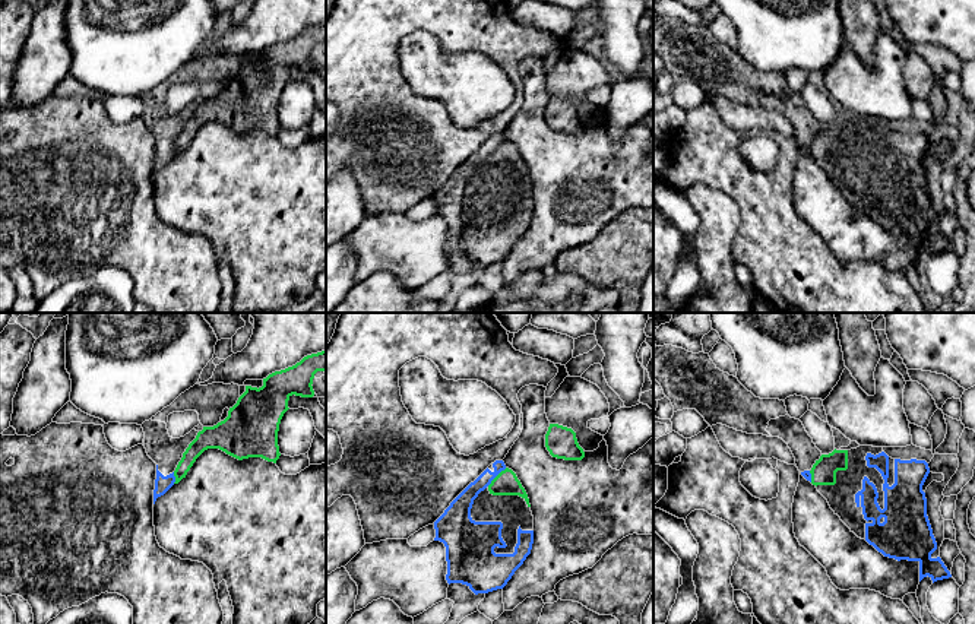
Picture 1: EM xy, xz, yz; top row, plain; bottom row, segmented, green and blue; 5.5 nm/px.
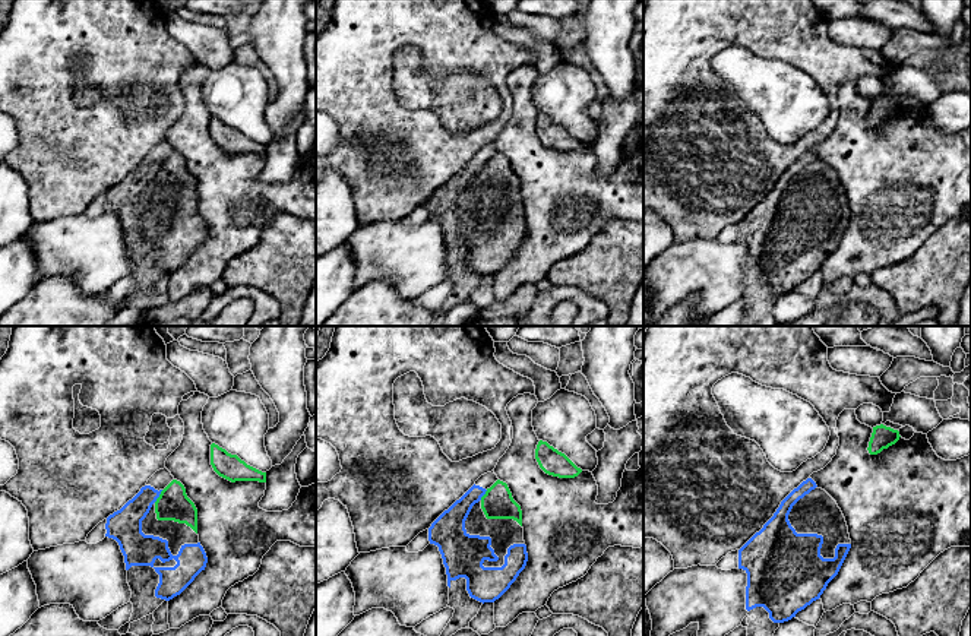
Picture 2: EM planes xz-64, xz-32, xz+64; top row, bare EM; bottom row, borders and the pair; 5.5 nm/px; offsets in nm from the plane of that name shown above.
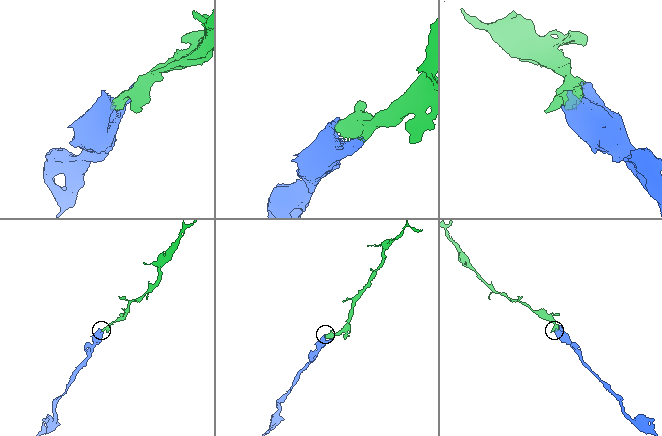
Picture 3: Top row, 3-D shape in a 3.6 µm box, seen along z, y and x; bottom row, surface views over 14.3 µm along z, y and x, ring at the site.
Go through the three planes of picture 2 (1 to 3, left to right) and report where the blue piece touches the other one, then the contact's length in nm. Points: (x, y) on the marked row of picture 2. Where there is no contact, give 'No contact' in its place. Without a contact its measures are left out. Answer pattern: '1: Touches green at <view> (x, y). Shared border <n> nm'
1: Touches green at xz-64 (160, 496). Shared border 90 nm
2: Touches green at xz-32 (484, 494). Shared border 70 nm
3: No contact

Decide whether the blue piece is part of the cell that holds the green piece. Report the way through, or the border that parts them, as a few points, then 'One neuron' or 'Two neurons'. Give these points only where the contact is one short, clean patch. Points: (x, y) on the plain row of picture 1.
One neuron

